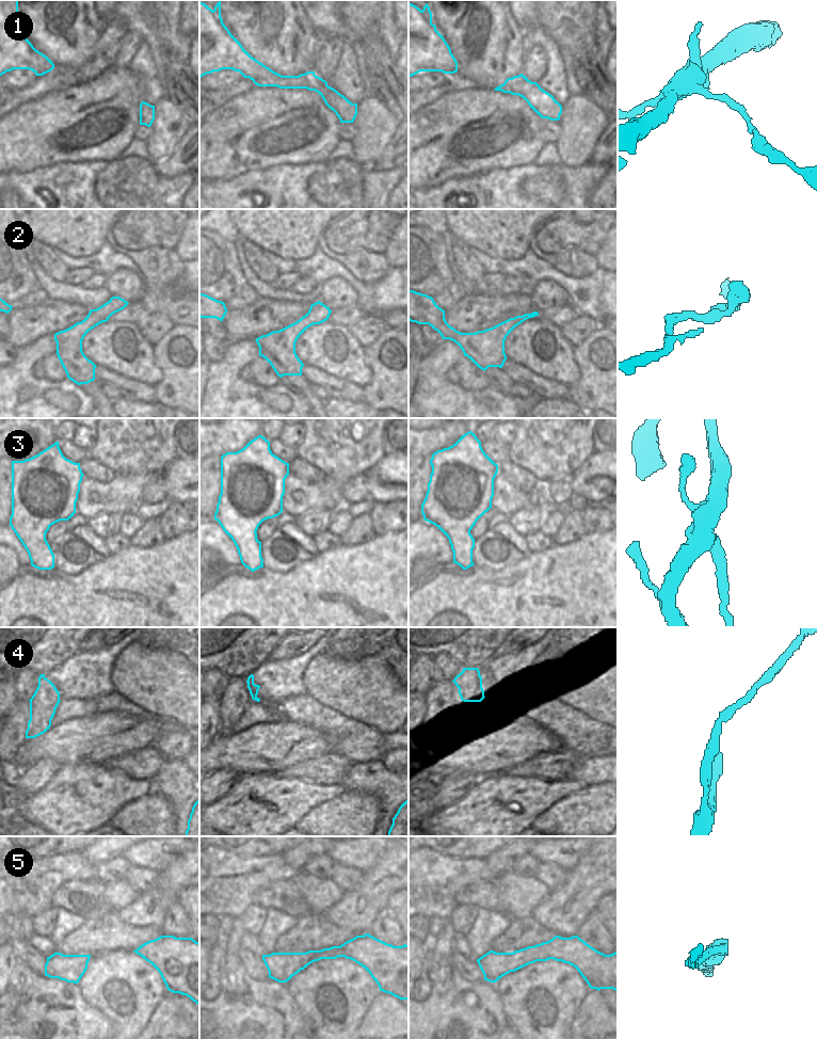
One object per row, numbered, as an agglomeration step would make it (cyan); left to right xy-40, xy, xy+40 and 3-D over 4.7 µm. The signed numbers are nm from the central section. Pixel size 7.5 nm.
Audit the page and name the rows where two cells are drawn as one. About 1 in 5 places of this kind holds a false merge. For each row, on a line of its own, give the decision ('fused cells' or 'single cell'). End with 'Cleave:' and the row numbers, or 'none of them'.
1: single cell
2: single cell
3: fused cells
4: single cell
5: single cell
Cleave: 3

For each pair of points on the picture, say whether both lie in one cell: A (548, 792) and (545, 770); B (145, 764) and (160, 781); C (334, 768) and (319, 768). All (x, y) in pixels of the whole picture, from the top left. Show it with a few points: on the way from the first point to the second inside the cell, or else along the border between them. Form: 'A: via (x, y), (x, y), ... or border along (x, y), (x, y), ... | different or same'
A: border along (522, 776), (535, 776), (551, 780), (569, 779) | different
B: border along (166, 760), (149, 781) | different
C: via (331, 768), (322, 768) | same

